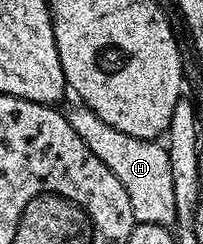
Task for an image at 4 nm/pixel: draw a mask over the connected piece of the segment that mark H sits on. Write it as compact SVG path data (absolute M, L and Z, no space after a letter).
M76 104L73 110L67 111L68 123L78 136L118 176L122 188L126 188L126 196L130 196L130 208L134 212L137 223L149 222L159 226L171 227L175 223L174 185L170 174L170 160L167 149L159 141L146 138L135 138L118 132L118 128L110 128L106 120L99 118L89 106Z

